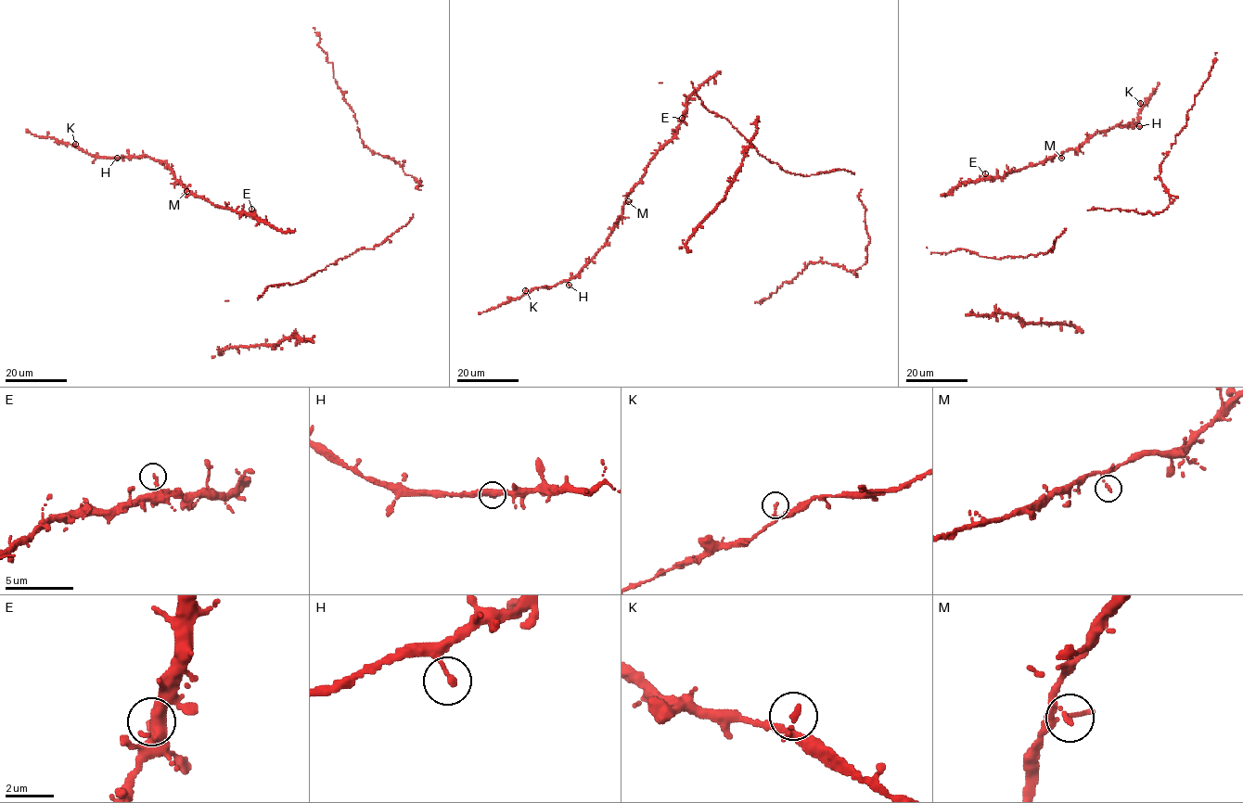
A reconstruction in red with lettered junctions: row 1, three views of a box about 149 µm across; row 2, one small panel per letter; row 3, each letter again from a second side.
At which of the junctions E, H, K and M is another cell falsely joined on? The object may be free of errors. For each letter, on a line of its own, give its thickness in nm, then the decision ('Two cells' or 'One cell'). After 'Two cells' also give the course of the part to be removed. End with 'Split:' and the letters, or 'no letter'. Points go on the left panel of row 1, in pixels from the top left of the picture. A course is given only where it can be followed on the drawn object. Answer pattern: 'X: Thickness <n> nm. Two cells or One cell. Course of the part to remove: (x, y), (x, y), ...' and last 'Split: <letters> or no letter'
E: Thickness 260 nm. One cell
H: Thickness 260 nm. One cell
K: Thickness 240 nm. One cell
M: Thickness 240 nm. One cell
Split: no letter

